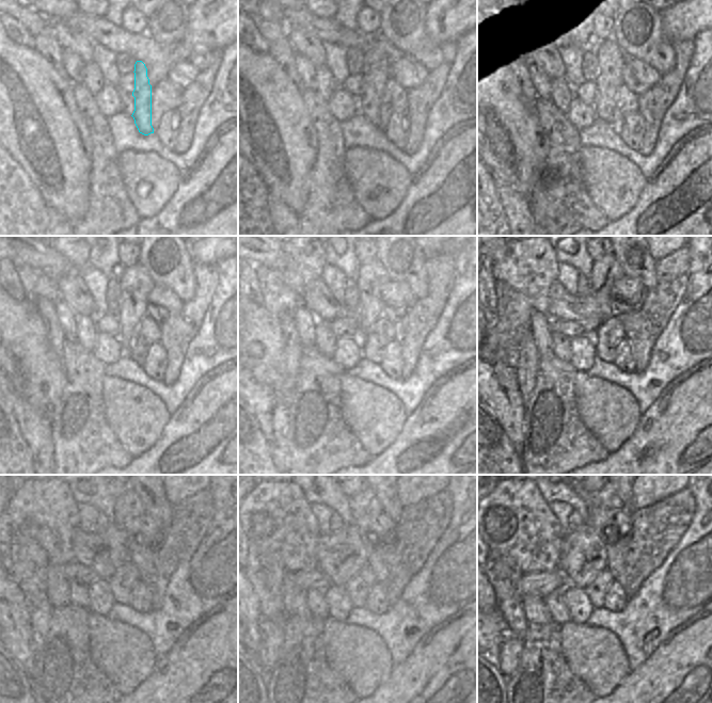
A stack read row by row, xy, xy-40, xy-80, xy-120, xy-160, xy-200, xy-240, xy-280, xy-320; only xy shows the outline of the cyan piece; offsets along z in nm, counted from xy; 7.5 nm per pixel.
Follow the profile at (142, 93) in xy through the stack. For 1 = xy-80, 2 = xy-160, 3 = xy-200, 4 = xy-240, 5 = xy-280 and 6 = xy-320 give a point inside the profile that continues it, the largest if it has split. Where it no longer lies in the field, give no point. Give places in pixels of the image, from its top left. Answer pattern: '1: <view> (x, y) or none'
1: xy-80 (611, 59)
2: xy-160 (370, 277)
3: xy-200 (605, 271)
4: xy-240 (128, 506)
5: xy-280 (364, 505)
6: xy-320 (606, 497)

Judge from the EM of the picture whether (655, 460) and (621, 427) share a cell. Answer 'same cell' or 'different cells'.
different cells

